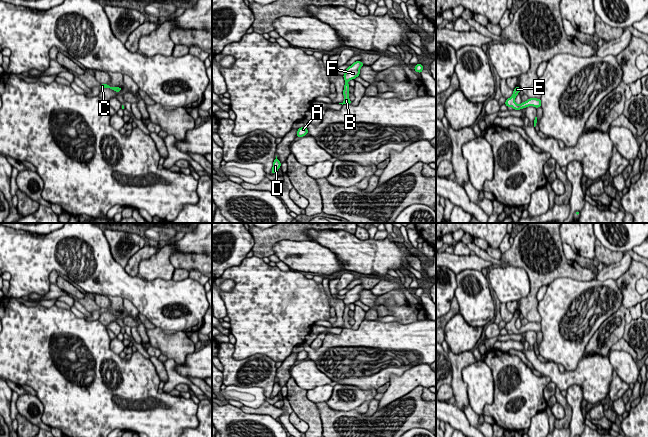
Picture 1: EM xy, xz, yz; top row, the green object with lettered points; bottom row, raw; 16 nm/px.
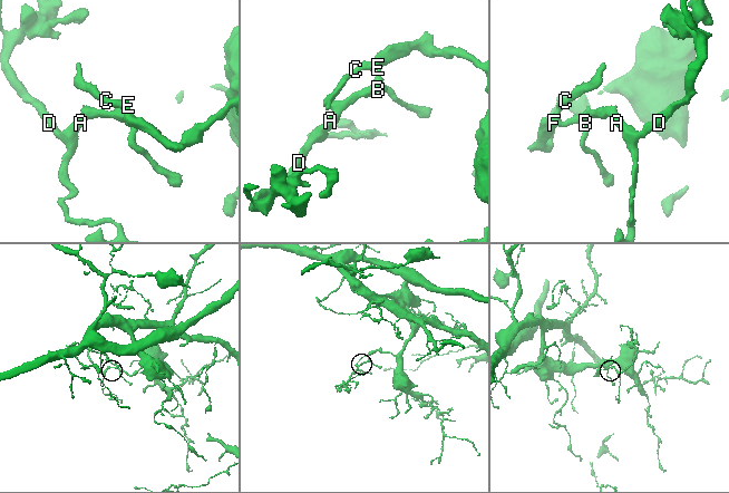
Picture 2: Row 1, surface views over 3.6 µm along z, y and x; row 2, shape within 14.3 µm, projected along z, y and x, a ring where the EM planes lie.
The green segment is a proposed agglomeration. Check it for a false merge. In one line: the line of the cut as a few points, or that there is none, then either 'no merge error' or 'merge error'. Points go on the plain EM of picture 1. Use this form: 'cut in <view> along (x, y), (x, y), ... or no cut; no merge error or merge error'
no cut; no merge error

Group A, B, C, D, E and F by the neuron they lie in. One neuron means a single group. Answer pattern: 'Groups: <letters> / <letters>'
Groups: A B C D E F

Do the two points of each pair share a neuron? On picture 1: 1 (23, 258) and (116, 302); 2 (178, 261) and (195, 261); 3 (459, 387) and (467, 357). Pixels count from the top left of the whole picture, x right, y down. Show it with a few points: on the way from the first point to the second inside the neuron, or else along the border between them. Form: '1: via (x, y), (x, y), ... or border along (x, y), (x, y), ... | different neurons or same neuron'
1: border along (108, 295), (123, 298) | different neurons
2: via (182, 261), (191, 261) | same neuron
3: via (457, 380), (457, 367), (460, 364) | same neuron

